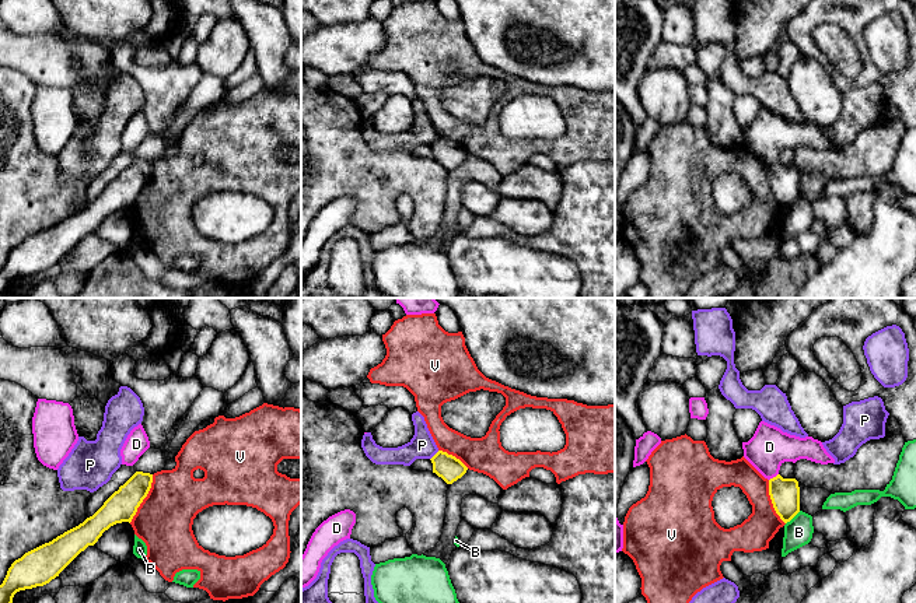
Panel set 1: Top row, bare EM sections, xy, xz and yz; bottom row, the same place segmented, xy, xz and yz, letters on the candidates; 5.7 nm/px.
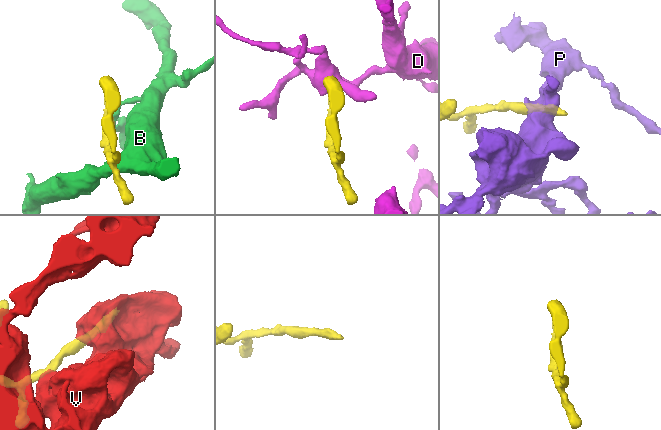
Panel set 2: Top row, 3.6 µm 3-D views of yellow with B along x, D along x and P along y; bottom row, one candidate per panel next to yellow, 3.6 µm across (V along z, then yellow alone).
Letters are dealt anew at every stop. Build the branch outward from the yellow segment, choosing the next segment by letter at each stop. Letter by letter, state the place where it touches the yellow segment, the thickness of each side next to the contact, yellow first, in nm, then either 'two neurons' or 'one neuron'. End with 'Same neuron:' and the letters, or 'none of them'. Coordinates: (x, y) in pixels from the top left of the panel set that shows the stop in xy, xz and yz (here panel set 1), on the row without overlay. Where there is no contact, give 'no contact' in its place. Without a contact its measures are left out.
B: meets yellow in yz at (793, 203); 180 nm thick on the yellow side, 160 nm on the other; two neurons
D: meets yellow in yz at (773, 164); 180 nm thick on the yellow side, 240 nm on the other; two neurons
P: meets yellow in xz at (434, 142); 150 nm thick on the yellow side, 150 nm on the other; two neurons
V: meets yellow in xy at (144, 183); 180 nm thick on the yellow side, 320 nm on the other; two neurons
Same neuron: none of them

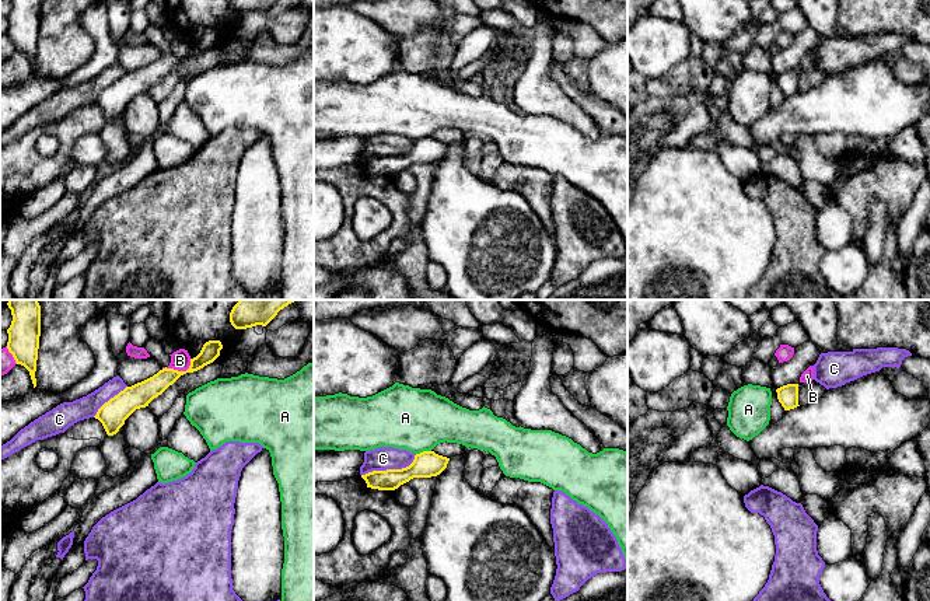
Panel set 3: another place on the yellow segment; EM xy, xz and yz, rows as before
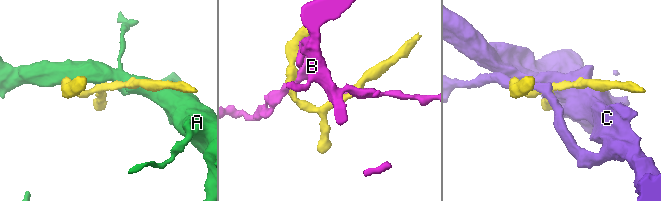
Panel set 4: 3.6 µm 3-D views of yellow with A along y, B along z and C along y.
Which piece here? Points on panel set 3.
A: meets yellow in xz at (423, 137); 150 nm thick on the yellow side, 360 nm on the other; two neurons
B: meets yellow in xy at (179, 58); 130 nm thick on the yellow side, 110 nm on the other; two neurons
C: meets yellow in xz at (390, 156); 150 nm thick on the yellow side, 140 nm on the other; two neurons
Same neuron: none of them

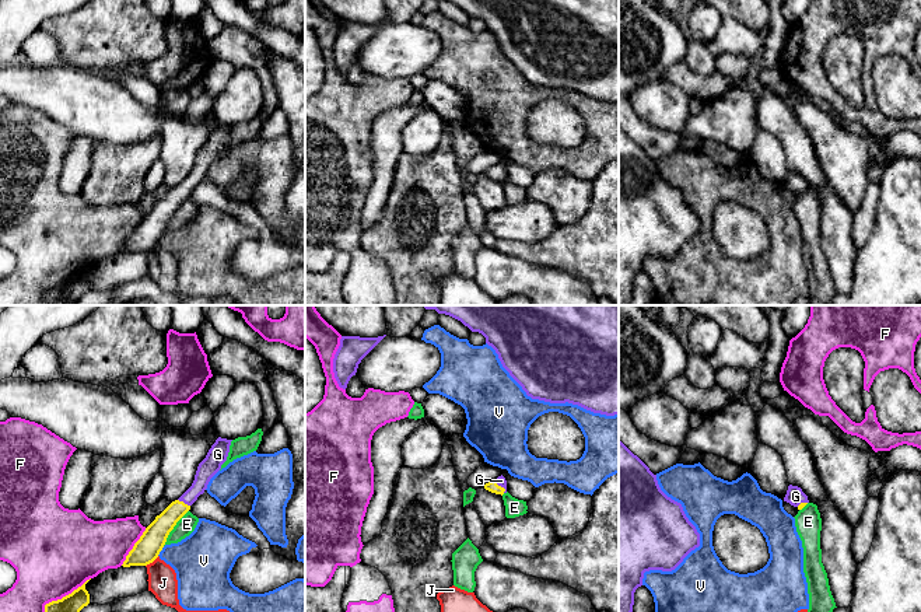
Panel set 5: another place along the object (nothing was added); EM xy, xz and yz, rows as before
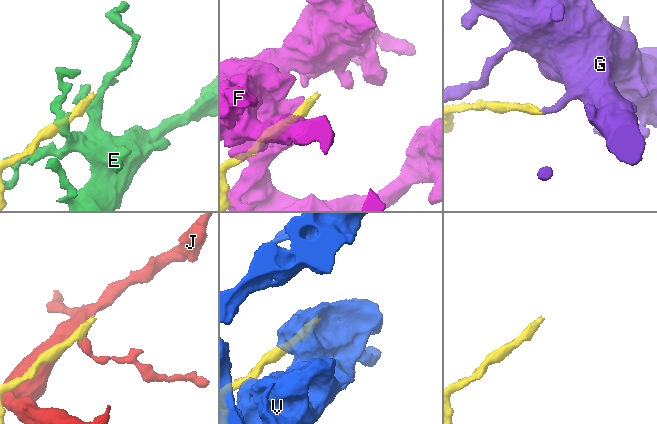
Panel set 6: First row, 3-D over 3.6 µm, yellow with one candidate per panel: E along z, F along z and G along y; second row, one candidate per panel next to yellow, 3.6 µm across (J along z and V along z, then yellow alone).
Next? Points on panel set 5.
E: meets yellow in xy at (172, 214); 150 nm thick on the yellow side, 100 nm on the other; two neurons
F: meets yellow in xy at (133, 233); 150 nm thick on the yellow side, 300 nm on the other; two neurons
G: meets yellow in xy at (182, 188); 140 nm thick on the yellow side, 110 nm on the other; one neuron
J: meets yellow in xy at (151, 248); 150 nm thick on the yellow side, 170 nm on the other; two neurons
V: meets yellow in xy at (161, 235); 150 nm thick on the yellow side, 340 nm on the other; two neurons
Same neuron: G

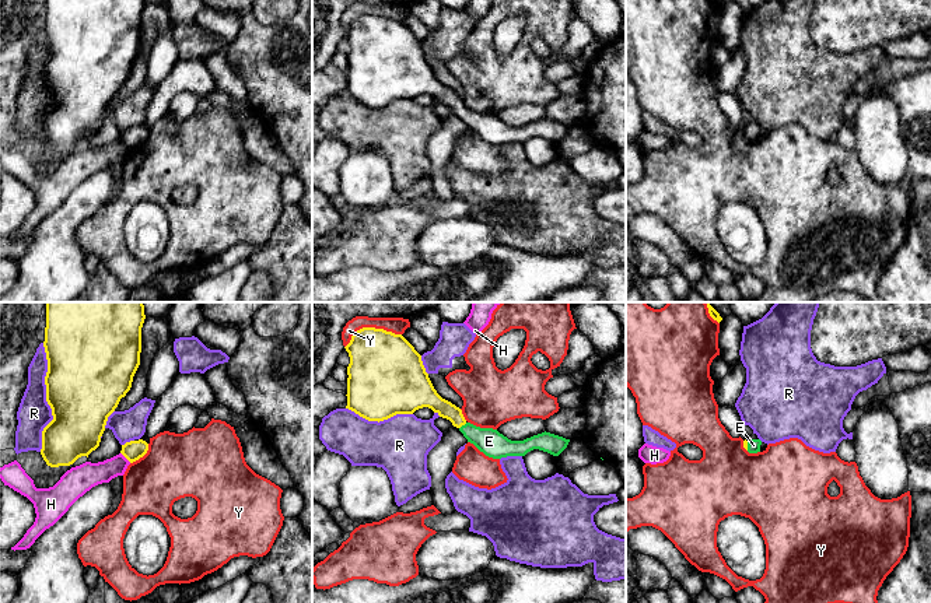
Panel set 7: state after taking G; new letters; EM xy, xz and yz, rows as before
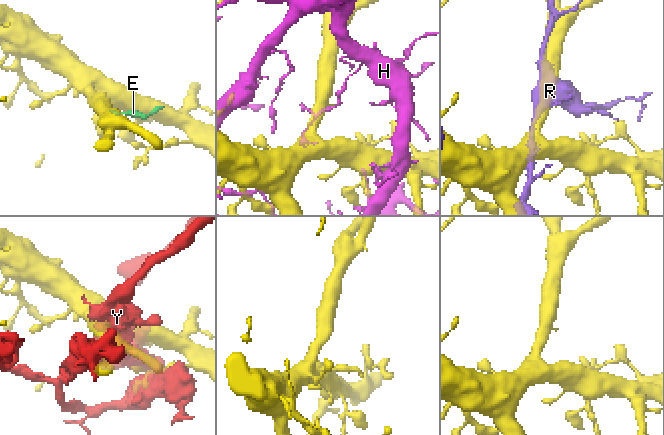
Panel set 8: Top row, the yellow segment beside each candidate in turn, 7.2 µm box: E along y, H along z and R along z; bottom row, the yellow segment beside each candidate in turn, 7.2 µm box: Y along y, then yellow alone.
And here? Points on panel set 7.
E: meets yellow in xz at (462, 111); 110 nm thick on the yellow side, 150 nm on the other; one neuron
H: meets yellow in xy at (126, 144); 110 nm thick on the yellow side, 150 nm on the other; two neurons
R: meets yellow in xy at (46, 84); 460 nm thick on the yellow side, 190 nm on the other; two neurons
Y: meets yellow in xz at (370, 14); 400 nm thick on the yellow side, 100 nm on the other; two neurons
Same neuron: E

